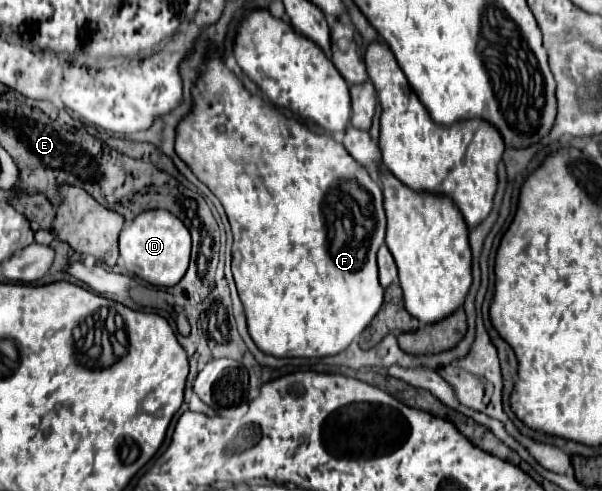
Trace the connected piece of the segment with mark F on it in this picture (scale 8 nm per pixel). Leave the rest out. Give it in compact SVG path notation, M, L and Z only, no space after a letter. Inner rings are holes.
M215 55L213 61L205 65L203 77L193 87L193 97L195 97L193 113L187 115L177 127L175 151L225 207L225 213L229 217L231 231L233 231L233 277L235 277L235 283L239 285L239 297L245 307L247 329L249 329L251 339L265 355L271 355L277 359L329 357L329 355L337 355L345 351L353 341L361 339L361 333L371 325L371 321L375 319L375 315L379 313L383 305L383 287L379 285L379 277L377 277L377 251L385 243L385 229L387 229L381 187L369 177L369 173L359 163L353 165L353 157L347 153L347 149L339 141L335 141L329 135L315 135L303 123L299 123L299 129L297 125L293 127L293 121L289 121L281 111L277 111L273 105L265 105L259 97L253 97L243 87L243 83L223 65L219 55Z

